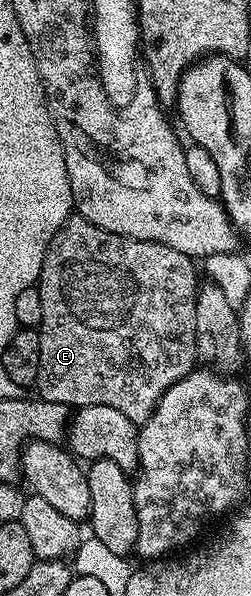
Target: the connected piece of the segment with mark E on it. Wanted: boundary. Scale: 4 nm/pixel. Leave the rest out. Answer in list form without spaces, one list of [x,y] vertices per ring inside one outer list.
[[[71,215],[56,231],[38,276],[44,315],[36,326],[40,339],[37,396],[67,407],[116,407],[130,421],[148,420],[164,391],[184,379],[196,365],[196,295],[200,273],[198,277],[194,265],[188,255],[172,247],[121,237],[88,223],[88,219]]]

